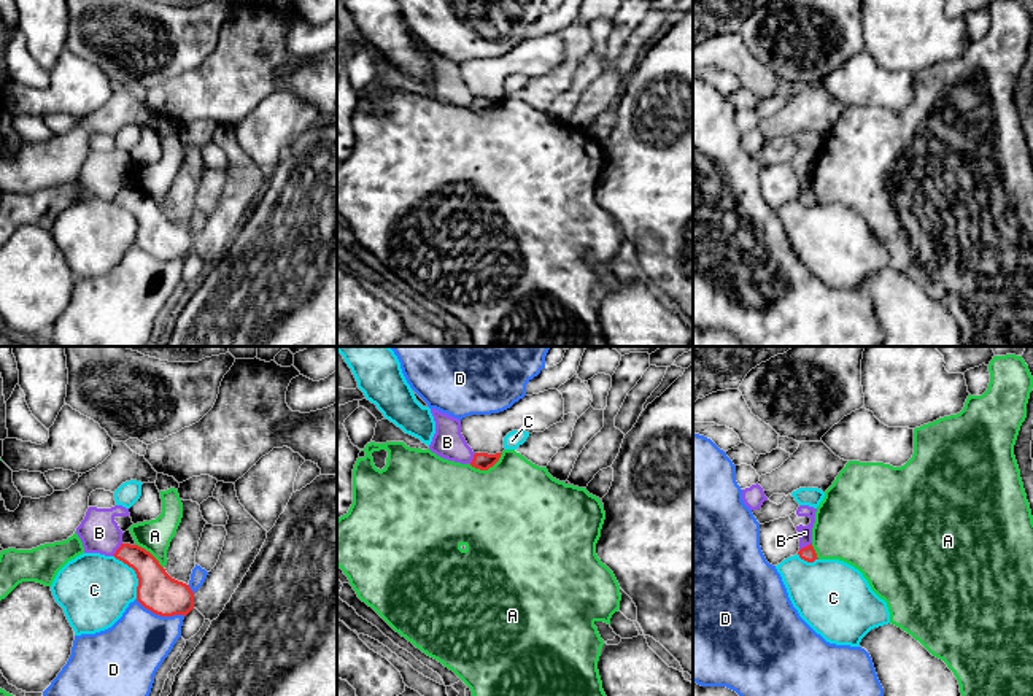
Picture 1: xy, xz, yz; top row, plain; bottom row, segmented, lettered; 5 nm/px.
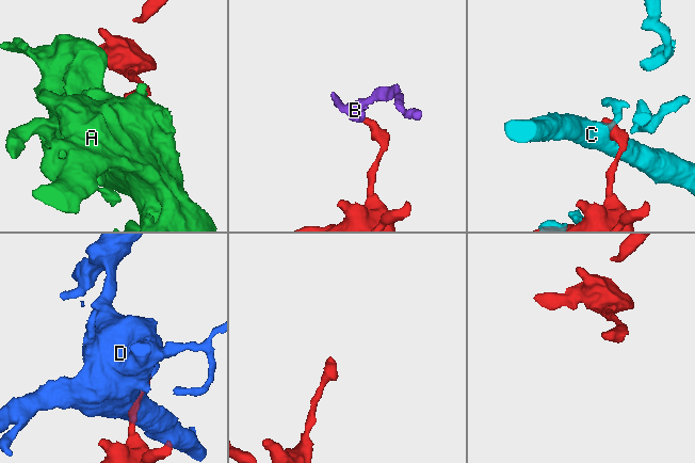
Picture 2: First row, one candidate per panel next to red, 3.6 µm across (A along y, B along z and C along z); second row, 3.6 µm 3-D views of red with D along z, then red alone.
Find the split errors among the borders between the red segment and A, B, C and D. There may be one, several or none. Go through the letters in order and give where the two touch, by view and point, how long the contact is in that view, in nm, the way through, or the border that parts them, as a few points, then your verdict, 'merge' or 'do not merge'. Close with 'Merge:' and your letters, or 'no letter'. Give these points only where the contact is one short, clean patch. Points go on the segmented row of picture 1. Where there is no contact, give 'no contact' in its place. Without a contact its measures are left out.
A: meets red in xz at (487, 469); contact 190 nm long; do not merge
B: meets red in xy at (118, 549); contact 90 nm long; border along xy (121, 542), (112, 555); do not merge
C: meets red in xy at (135, 572); contact 260 nm long; do not merge
D: meets red in xy at (161, 615); contact 260 nm long; do not merge
Merge: no letter

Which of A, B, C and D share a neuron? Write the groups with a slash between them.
A / B / C / D

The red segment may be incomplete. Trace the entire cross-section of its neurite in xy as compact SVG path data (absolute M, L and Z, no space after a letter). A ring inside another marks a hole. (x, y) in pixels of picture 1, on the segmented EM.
M121 543L113 556L135 570L137 601L145 609L161 617L186 617L194 609L194 593L189 585L172 578L145 548Z

